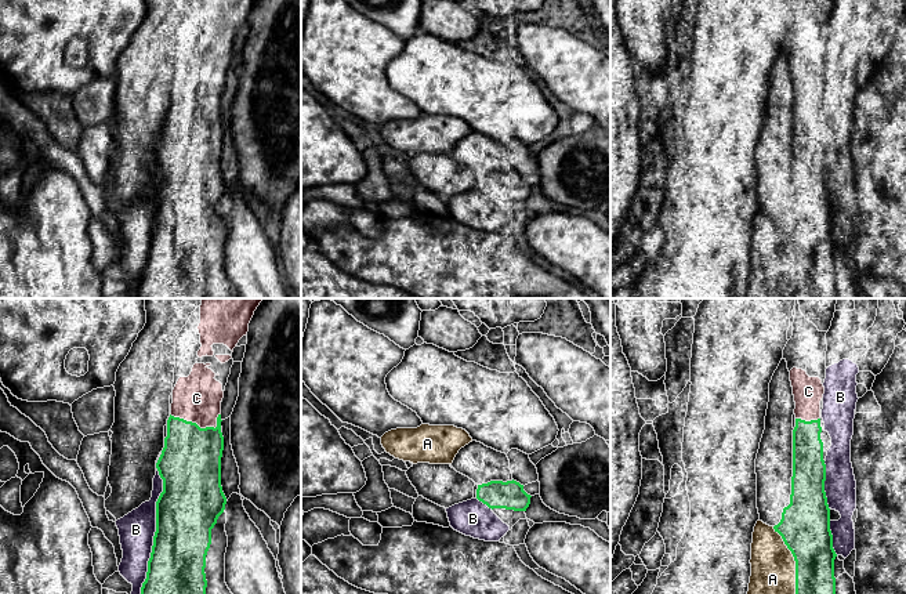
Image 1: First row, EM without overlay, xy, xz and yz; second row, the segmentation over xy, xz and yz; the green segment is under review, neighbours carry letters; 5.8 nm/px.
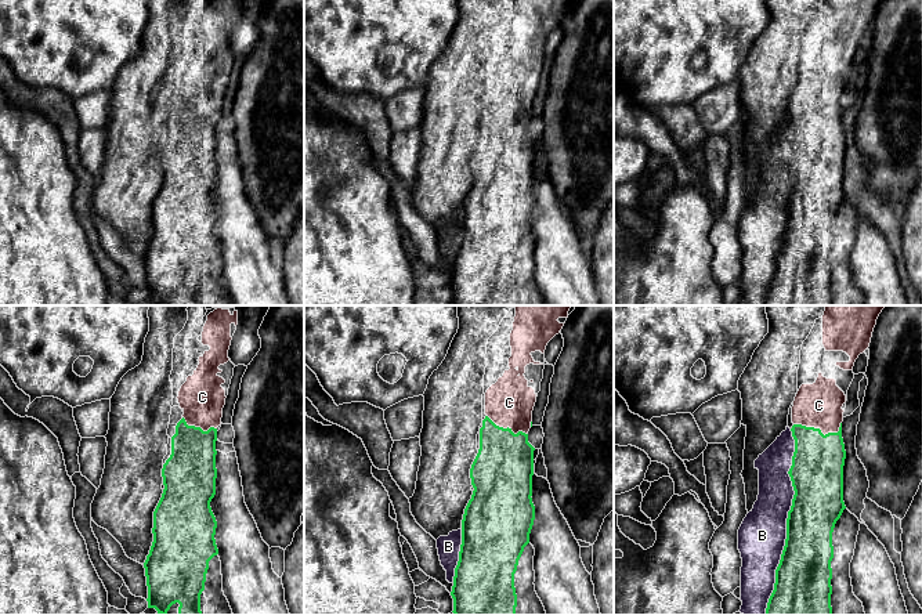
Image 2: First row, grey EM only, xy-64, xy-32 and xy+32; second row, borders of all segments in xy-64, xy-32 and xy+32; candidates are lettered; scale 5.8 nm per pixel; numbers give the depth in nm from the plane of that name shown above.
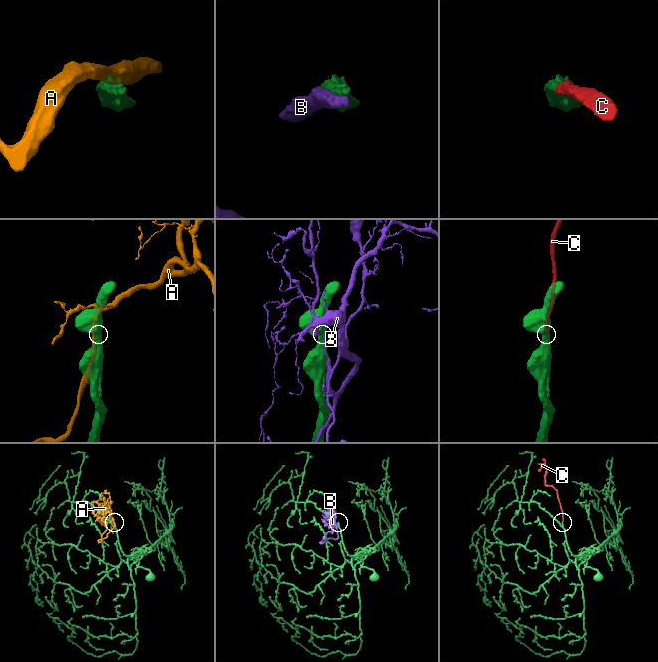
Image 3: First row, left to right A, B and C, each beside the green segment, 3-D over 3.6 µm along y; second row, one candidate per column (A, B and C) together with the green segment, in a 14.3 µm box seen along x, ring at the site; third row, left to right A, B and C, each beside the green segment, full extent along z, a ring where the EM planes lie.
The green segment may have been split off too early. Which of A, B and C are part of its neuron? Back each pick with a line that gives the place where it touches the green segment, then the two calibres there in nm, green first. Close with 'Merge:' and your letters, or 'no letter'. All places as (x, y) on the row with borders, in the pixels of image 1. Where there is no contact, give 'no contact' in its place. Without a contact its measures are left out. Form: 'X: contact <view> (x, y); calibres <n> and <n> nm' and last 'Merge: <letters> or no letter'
C: contact xy (198, 426); calibres 360 and 280 nm
Merge: C

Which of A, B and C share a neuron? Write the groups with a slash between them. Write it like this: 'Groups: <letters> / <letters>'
Groups: A / B / C

